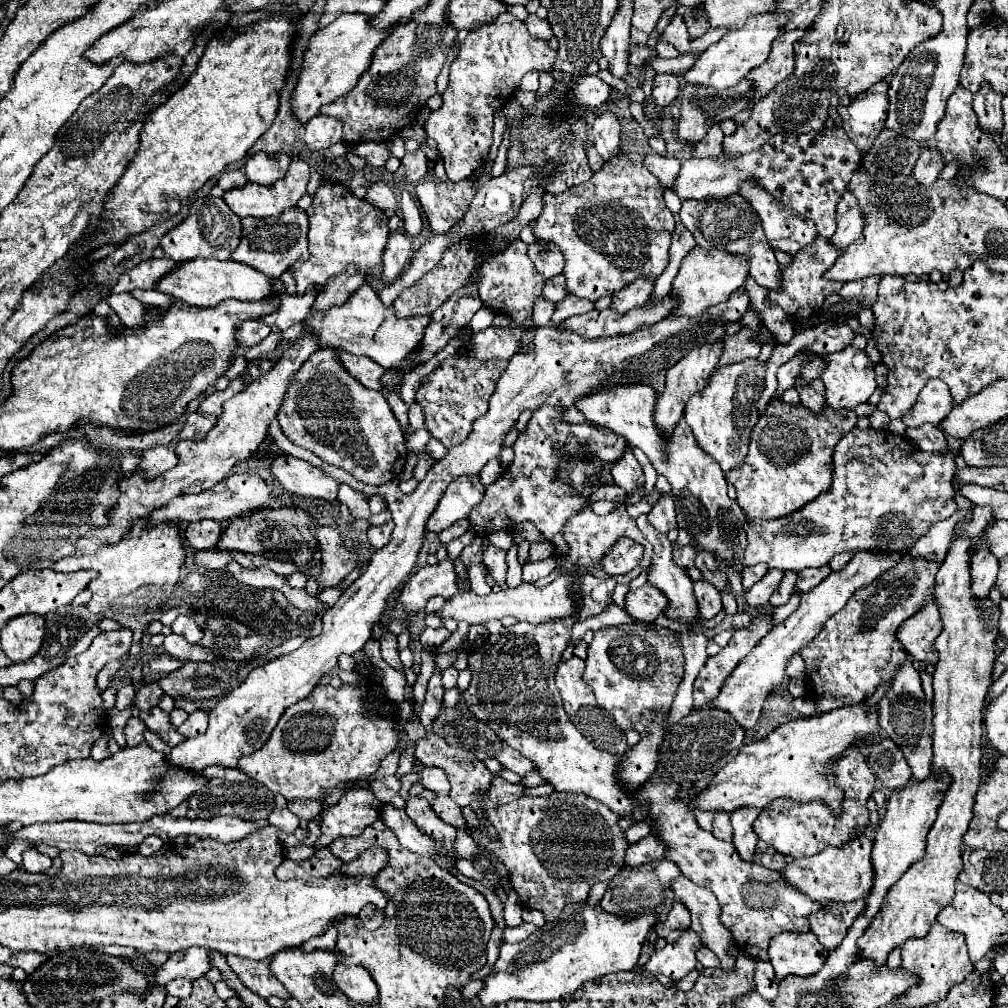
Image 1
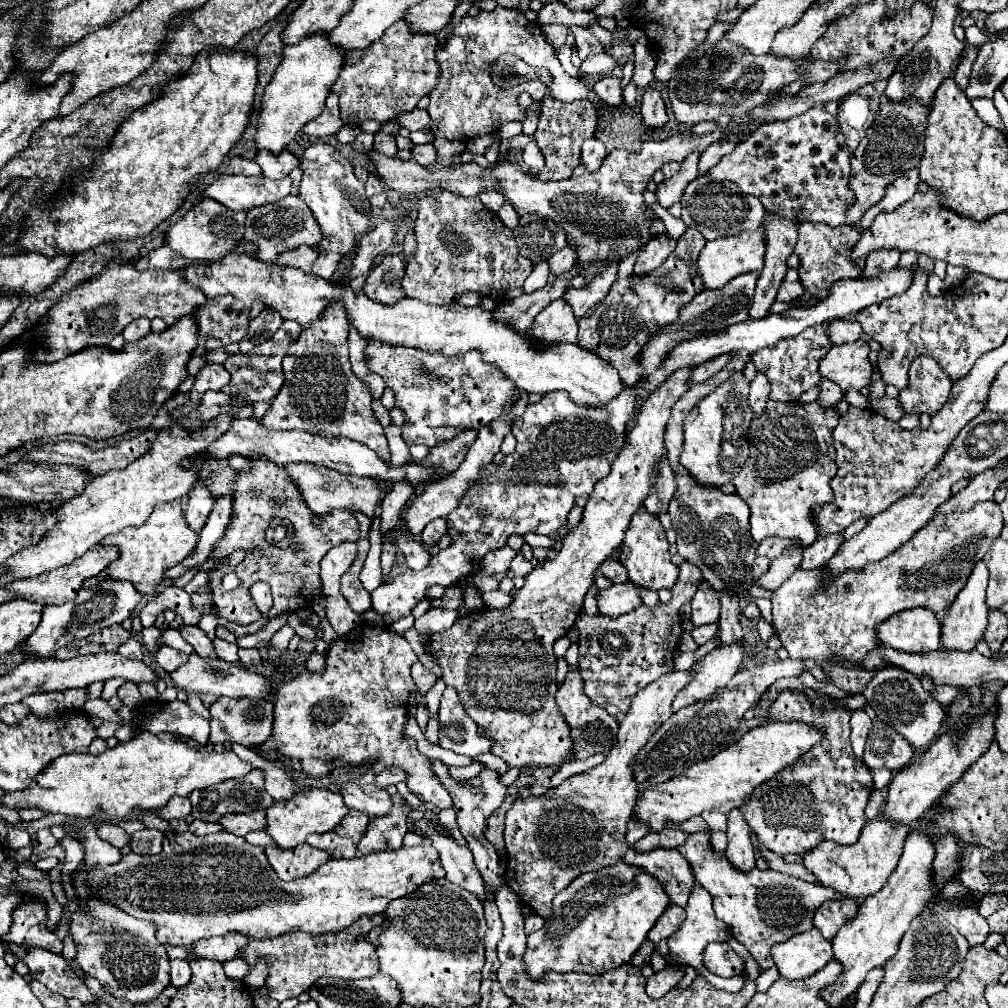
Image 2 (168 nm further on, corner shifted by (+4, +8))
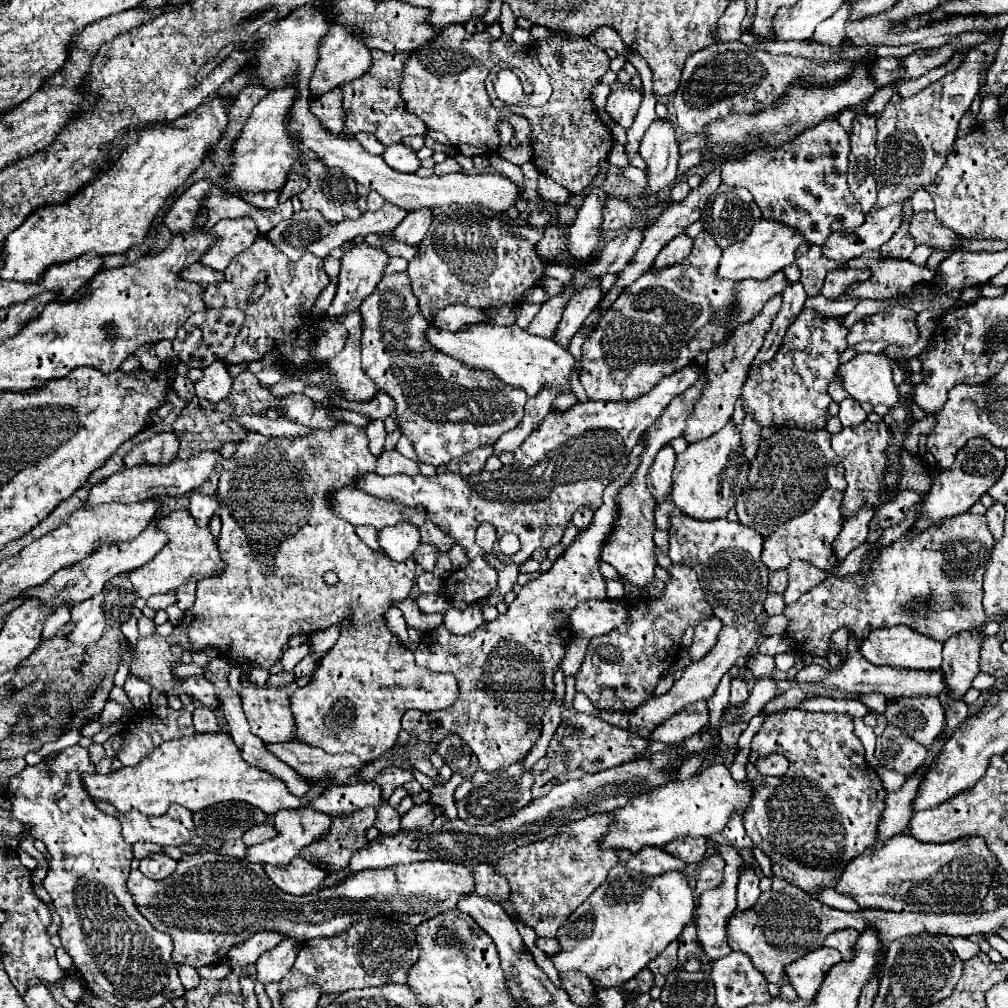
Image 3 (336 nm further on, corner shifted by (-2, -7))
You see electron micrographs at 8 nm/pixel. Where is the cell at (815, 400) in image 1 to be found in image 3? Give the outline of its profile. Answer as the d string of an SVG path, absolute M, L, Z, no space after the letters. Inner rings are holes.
M845 399L841 401L841 409L839 409L839 419L843 423L843 427L851 427L851 425L861 425L867 421L867 413L861 409L861 403L855 399Z

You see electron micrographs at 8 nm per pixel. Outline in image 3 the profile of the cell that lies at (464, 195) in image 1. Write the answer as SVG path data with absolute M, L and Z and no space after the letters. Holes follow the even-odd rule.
M457 207L453 213L441 213L433 219L407 273L421 313L431 321L431 311L455 303L479 309L519 305L525 289L543 277L543 261L535 253L535 245L511 235L509 223L501 217L477 207Z

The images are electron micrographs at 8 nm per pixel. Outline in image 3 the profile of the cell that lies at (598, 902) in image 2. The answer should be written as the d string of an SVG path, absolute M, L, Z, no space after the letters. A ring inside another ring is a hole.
M619 863L611 871L611 877L559 929L563 951L551 957L557 971L583 971L597 989L621 989L651 959L659 957L671 941L679 939L693 915L693 893L687 873L667 871L653 877L629 869L625 863Z

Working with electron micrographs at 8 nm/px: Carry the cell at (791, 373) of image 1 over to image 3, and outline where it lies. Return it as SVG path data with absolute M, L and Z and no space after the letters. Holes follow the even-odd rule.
M745 417L741 427L741 443L743 443L743 455L747 463L755 459L755 453L759 447L759 433L761 433L761 427L751 417Z

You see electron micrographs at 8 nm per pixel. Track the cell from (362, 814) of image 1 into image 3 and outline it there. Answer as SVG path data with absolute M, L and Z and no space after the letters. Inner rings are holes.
M303 807L299 811L279 811L279 815L273 817L273 823L279 831L277 837L269 839L265 843L259 843L259 845L251 845L247 849L247 855L245 855L245 859L249 863L259 863L259 865L271 863L271 865L277 865L277 867L285 867L287 863L291 863L293 857L297 857L301 853L303 847L321 839L327 833L327 829L331 825L331 817L321 813L321 811L315 811L311 807Z

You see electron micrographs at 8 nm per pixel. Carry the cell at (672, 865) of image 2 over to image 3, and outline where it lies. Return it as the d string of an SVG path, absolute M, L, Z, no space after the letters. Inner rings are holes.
M643 847L643 851L631 855L627 861L627 867L647 873L647 875L661 875L667 871L685 871L685 863L681 859L675 859L673 855L667 855L661 847Z

